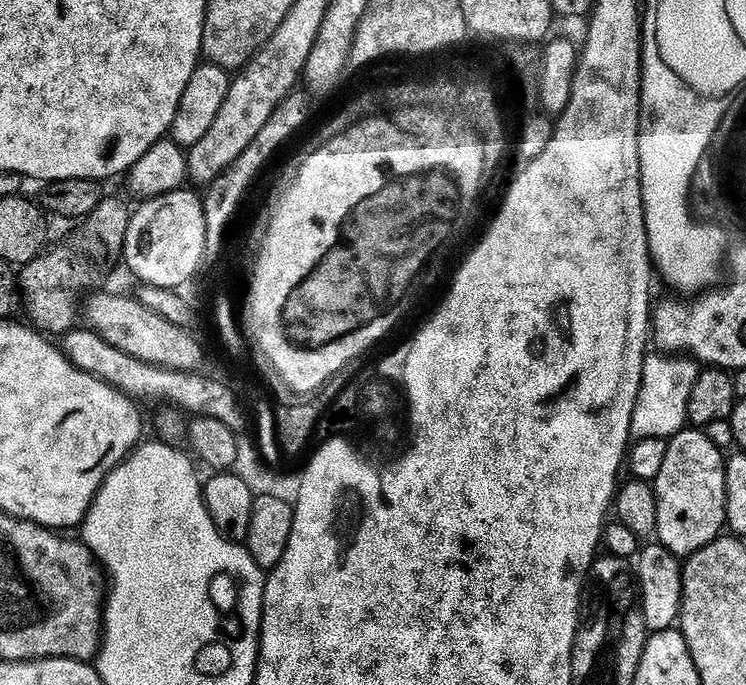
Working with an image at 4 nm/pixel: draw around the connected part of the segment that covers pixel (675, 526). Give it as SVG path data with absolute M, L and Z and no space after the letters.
M683 430L667 441L665 462L654 481L656 489L656 531L655 535L669 548L667 551L676 558L687 558L701 552L706 546L719 540L726 528L728 518L728 470L726 456L707 436L707 431Z

